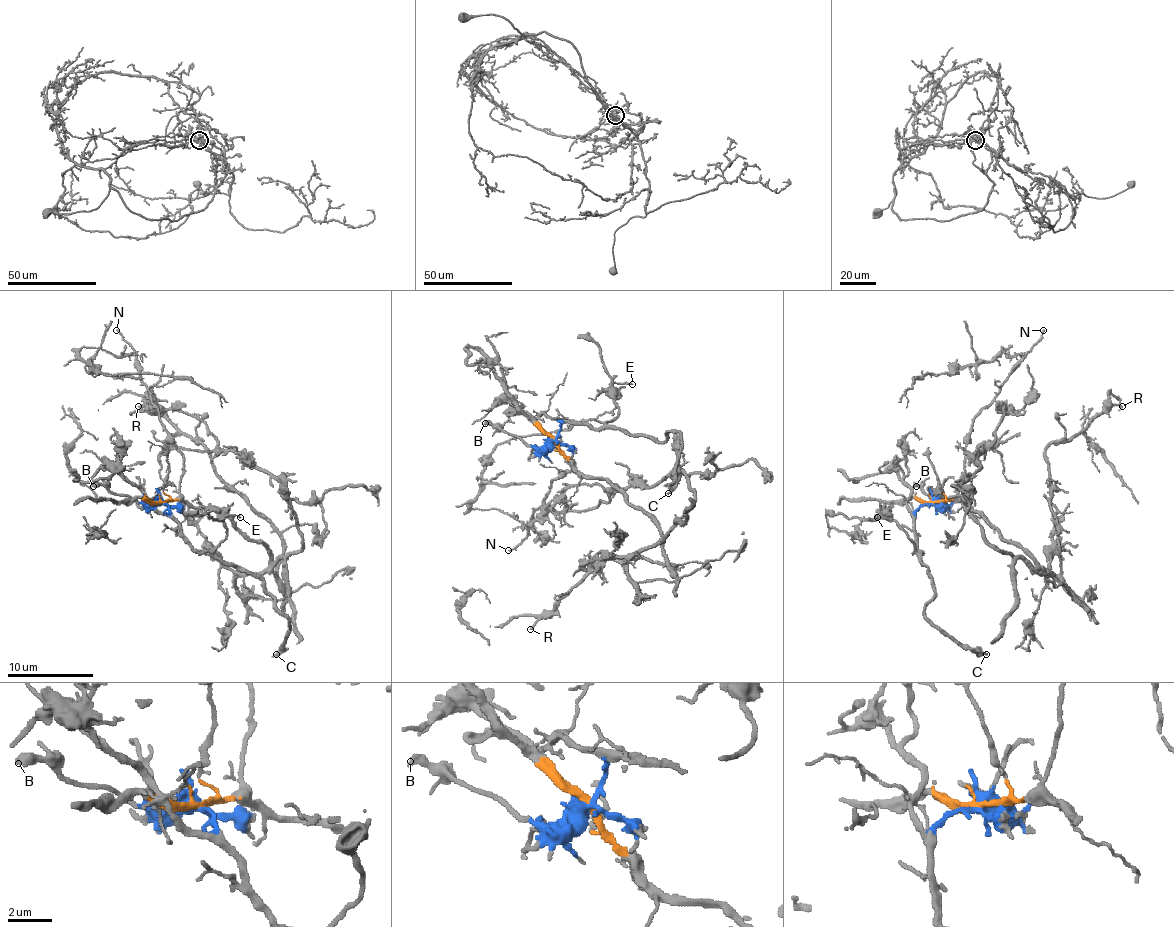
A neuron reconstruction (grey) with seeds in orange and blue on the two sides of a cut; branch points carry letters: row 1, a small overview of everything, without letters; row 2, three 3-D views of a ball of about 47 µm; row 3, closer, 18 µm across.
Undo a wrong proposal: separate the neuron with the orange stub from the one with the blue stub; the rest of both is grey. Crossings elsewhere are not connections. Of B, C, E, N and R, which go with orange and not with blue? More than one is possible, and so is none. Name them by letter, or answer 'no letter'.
N, R

